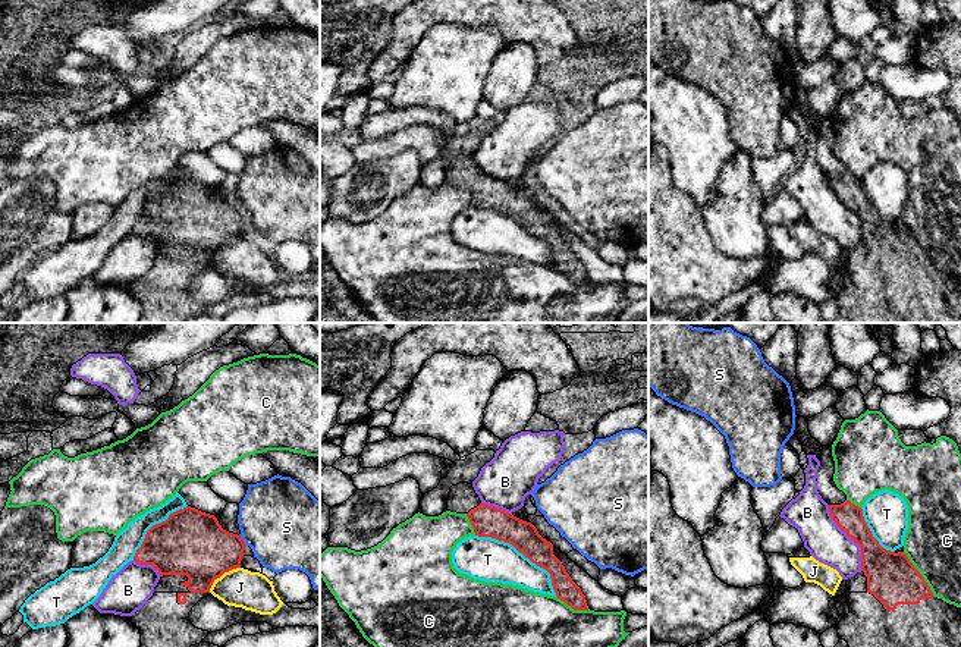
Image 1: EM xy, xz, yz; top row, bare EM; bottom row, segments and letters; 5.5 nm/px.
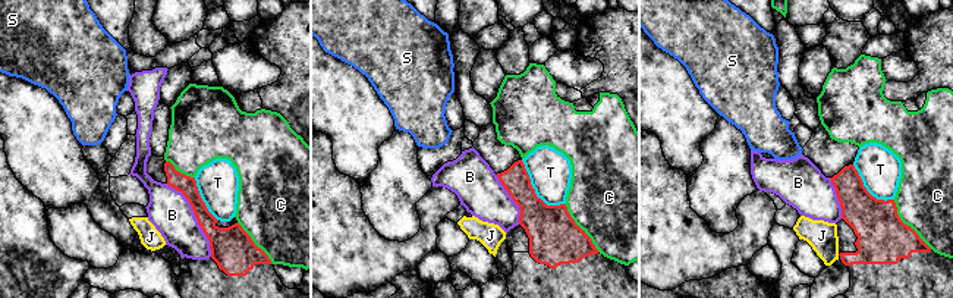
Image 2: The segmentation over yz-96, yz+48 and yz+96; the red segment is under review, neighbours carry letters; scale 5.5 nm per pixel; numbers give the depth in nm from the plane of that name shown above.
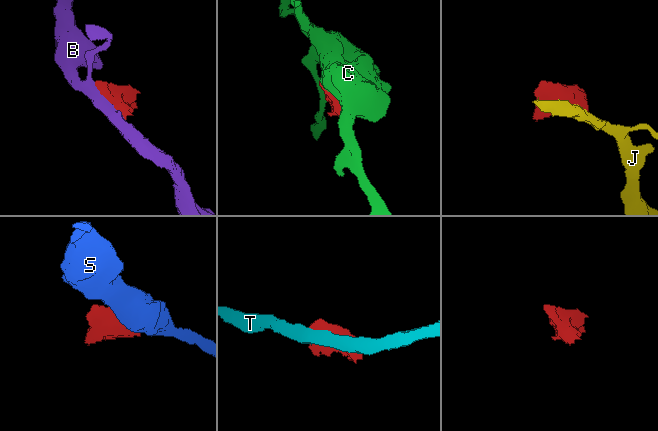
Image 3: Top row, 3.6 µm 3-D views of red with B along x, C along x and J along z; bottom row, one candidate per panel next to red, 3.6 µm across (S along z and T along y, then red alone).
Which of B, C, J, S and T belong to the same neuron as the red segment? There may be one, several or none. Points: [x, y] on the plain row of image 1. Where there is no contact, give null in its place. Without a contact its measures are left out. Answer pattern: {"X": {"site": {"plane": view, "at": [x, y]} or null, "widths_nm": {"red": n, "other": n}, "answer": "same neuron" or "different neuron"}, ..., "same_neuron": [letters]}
{"B": {"site": {"plane": "yz", "at": [850, 209]}, "widths_nm": {"red": 200, "other": 220}, "answer": "different neuron"}, "C": {"site": {"plane": "yz", "at": [920, 245]}, "widths_nm": {"red": 280, "other": 300}, "answer": "different neuron"}, "J": {"site": {"plane": "xy", "at": [222, 245]}, "widths_nm": {"red": 360, "other": 220}, "answer": "different neuron"}, "S": {"site": {"plane": "xy", "at": [242, 211]}, "widths_nm": {"red": 340, "other": 440}, "answer": "different neuron"}, "T": {"site": {"plane": "xz", "at": [524, 226]}, "widths_nm": {"red": 160, "other": 240}, "answer": "different neuron"}, "same_neuron": []}

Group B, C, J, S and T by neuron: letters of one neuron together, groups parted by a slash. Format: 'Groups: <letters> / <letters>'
Groups: B / C / J / S / T

